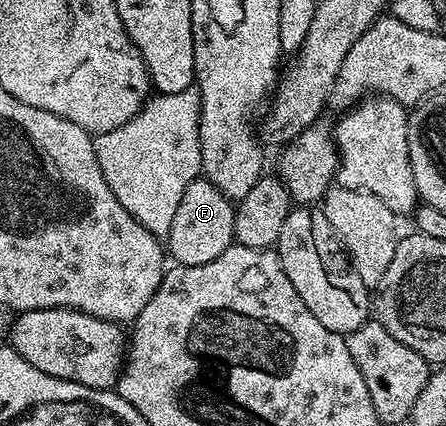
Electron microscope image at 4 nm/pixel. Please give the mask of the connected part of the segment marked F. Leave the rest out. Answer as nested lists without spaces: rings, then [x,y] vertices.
[[[198,176],[191,184],[187,184],[183,197],[179,199],[179,208],[171,219],[167,235],[168,257],[179,266],[202,266],[211,264],[215,256],[223,256],[223,252],[234,245],[234,209],[234,203],[227,196],[223,196],[204,176]]]

